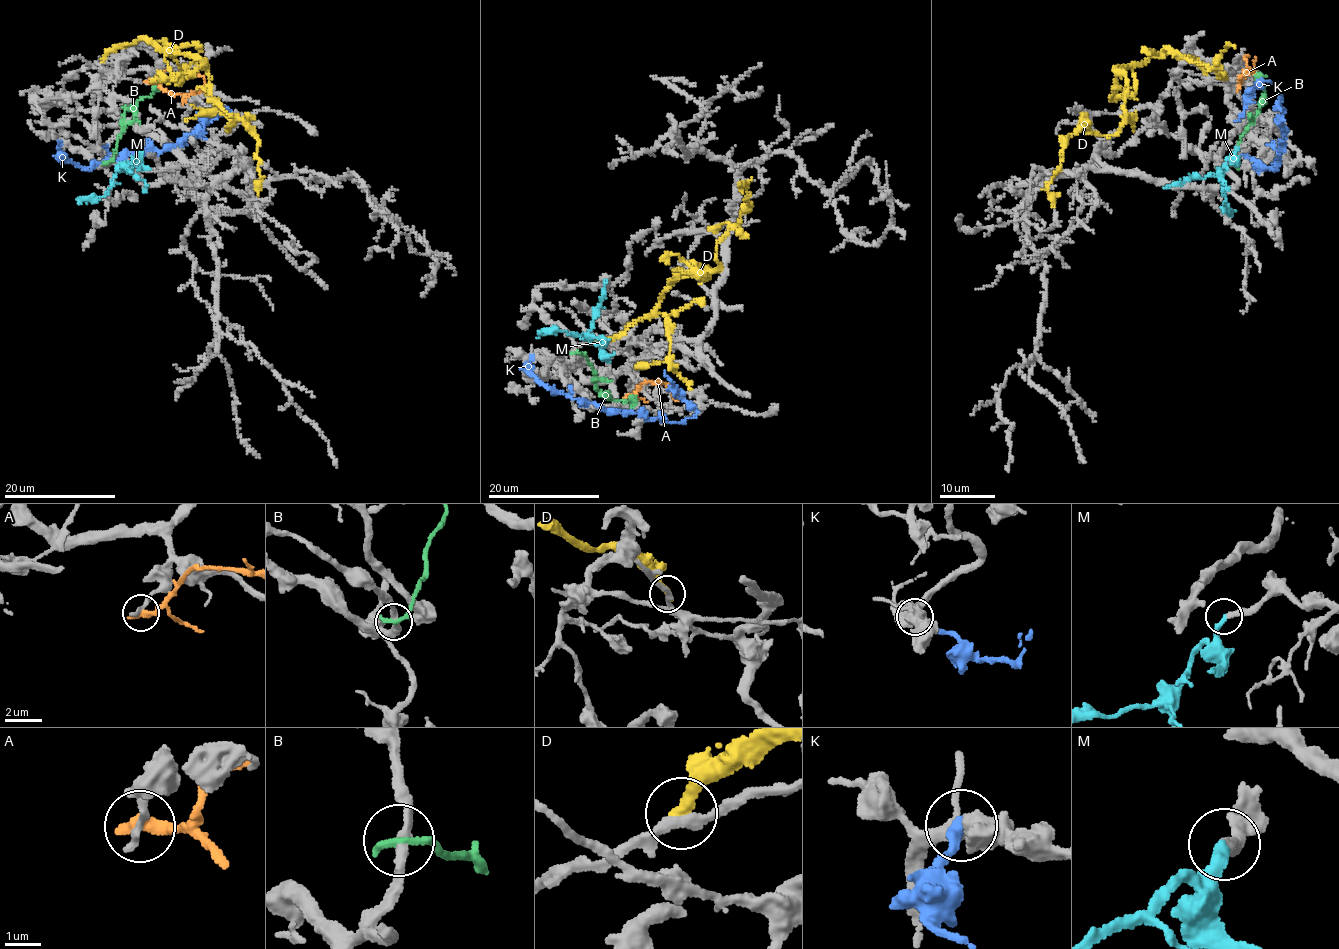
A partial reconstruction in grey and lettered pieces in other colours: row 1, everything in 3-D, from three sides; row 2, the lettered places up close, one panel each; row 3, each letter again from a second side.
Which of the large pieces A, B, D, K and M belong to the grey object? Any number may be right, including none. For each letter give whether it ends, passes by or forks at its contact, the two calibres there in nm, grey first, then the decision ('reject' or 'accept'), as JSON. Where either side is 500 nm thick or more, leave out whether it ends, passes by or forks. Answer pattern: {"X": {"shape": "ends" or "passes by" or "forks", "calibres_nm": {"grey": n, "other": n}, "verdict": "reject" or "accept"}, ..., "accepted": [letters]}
{"A": {"shape": "ends", "calibres_nm": {"grey": 280, "other": 420}, "verdict": "reject"}, "B": {"shape": "ends", "calibres_nm": {"grey": 300, "other": 280}, "verdict": "reject"}, "D": {"shape": "ends", "calibres_nm": {"grey": 260, "other": 280}, "verdict": "reject"}, "K": {"shape": "ends", "calibres_nm": {"grey": 440, "other": 320}, "verdict": "reject"}, "M": {"shape": "ends", "calibres_nm": {"grey": 320, "other": 320}, "verdict": "accept"}, "accepted": ["M"]}

